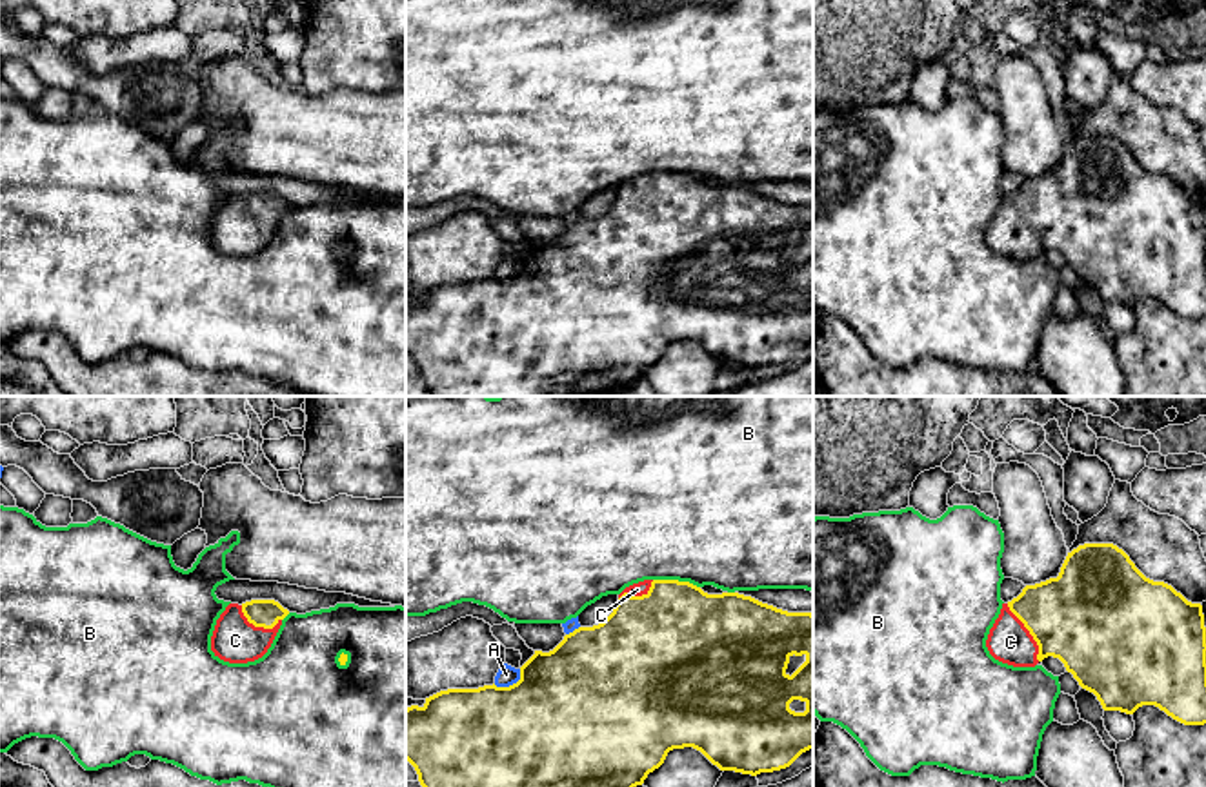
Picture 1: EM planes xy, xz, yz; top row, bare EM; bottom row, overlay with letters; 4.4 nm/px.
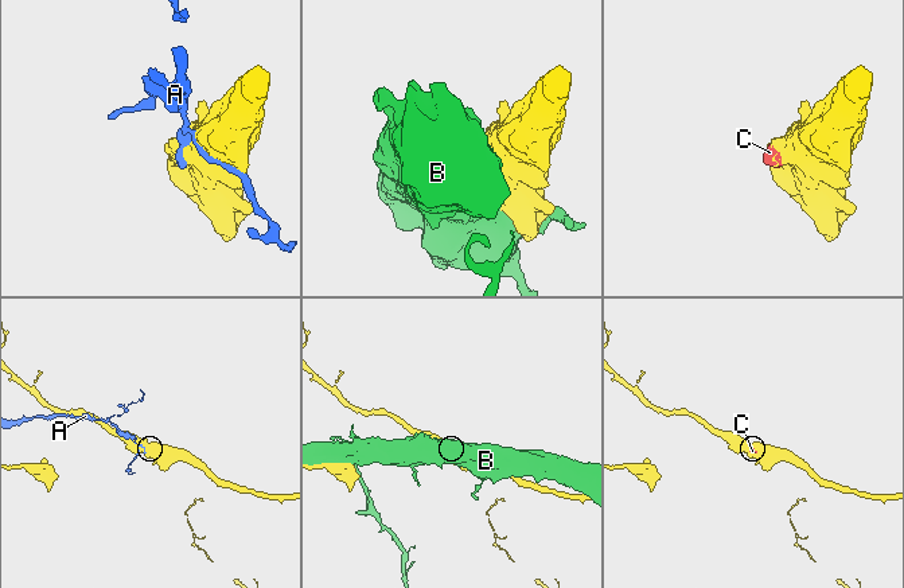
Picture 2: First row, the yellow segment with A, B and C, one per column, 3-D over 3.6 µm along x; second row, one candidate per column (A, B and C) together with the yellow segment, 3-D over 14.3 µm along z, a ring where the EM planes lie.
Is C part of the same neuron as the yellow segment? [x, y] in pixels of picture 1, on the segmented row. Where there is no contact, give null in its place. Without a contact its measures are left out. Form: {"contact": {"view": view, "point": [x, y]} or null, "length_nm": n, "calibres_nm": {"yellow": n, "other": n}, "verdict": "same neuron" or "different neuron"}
{"contact": {"view": "yz", "point": [1030, 633]}, "length_nm": 300, "calibres_nm": {"yellow": 420, "other": 190}, "verdict": "same neuron"}

